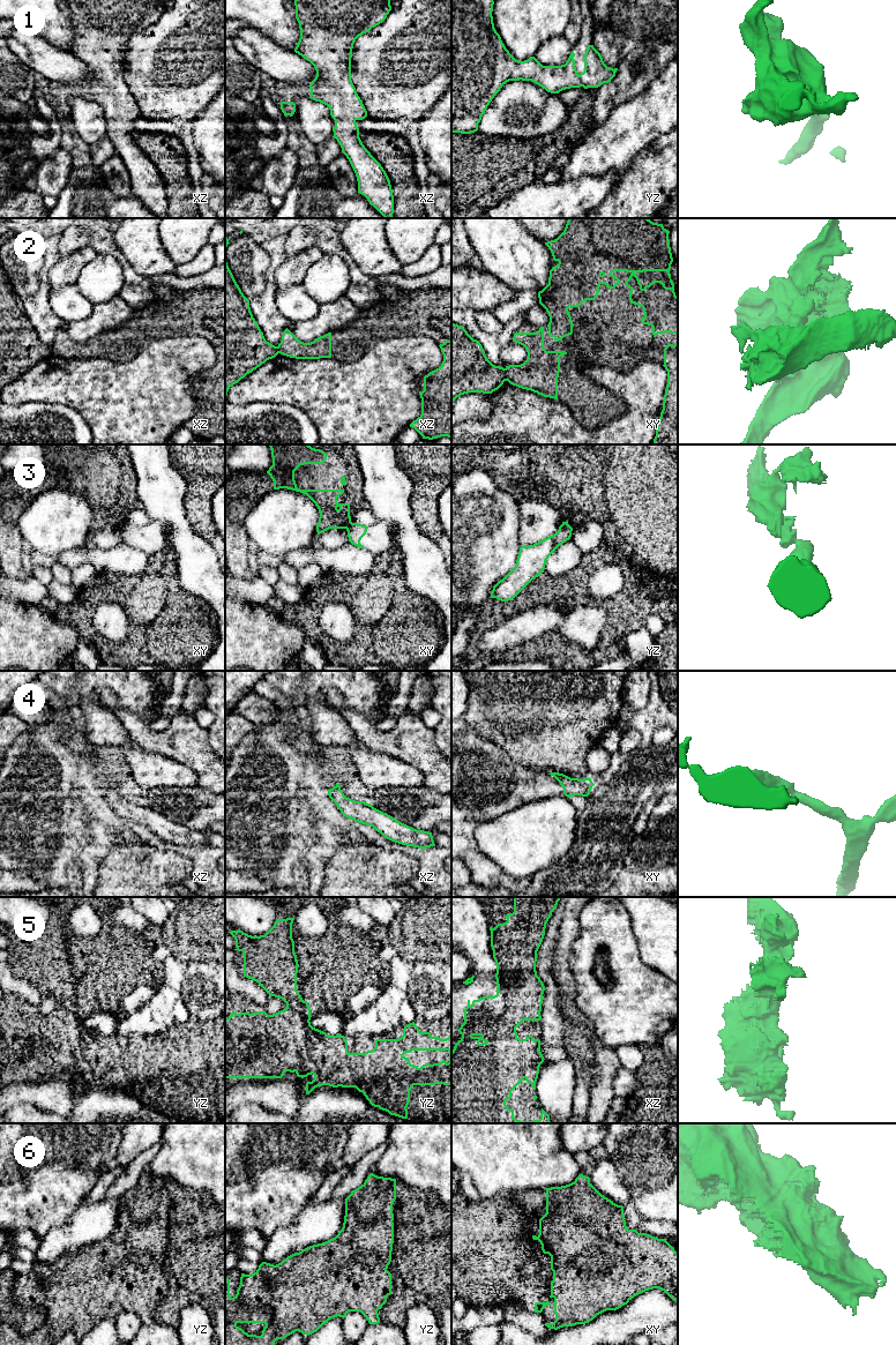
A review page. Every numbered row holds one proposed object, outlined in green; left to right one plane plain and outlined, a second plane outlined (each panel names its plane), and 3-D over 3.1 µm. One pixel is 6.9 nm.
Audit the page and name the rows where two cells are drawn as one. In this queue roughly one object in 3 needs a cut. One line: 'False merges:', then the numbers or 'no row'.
False merges: 2, 3

